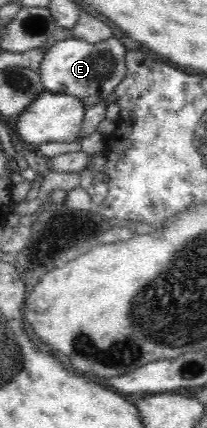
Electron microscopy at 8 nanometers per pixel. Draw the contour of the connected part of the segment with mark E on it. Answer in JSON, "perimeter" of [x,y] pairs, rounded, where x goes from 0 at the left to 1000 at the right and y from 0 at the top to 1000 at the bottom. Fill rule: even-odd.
{"perimeter":[[[560,86],[473,100],[362,89],[271,98],[193,150],[208,203],[256,220],[329,220],[391,231],[449,224],[517,231],[604,178],[604,112],[604,98],[589,100]]]}

